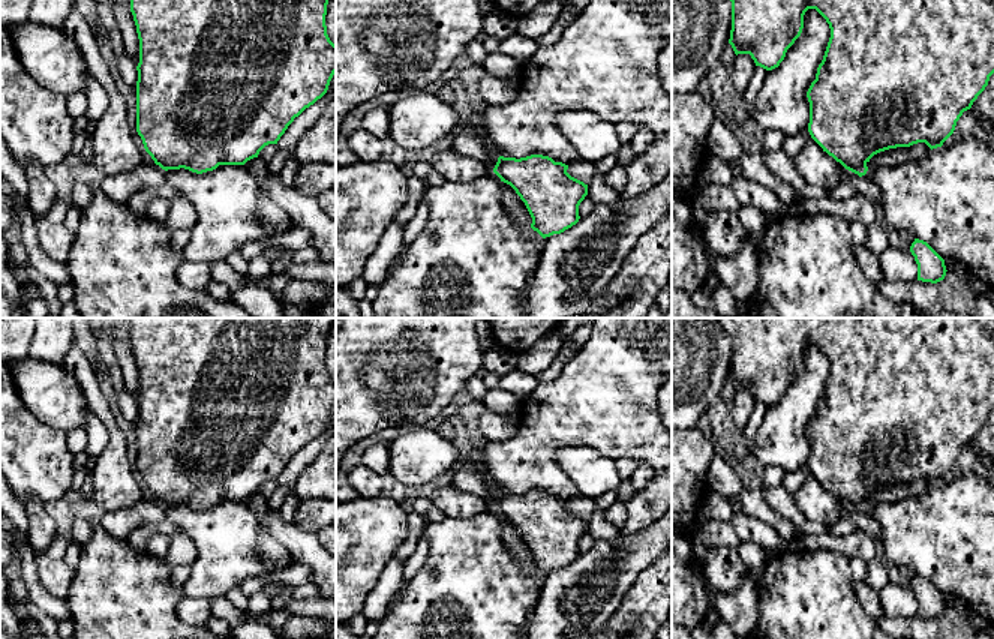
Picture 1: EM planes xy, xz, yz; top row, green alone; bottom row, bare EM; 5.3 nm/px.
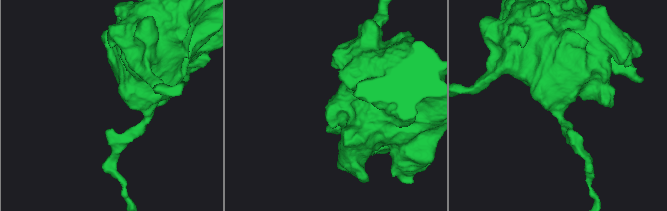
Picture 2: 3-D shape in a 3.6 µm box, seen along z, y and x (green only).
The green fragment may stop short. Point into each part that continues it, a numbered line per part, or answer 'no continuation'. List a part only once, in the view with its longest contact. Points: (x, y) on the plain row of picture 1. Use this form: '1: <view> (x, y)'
no continuation

